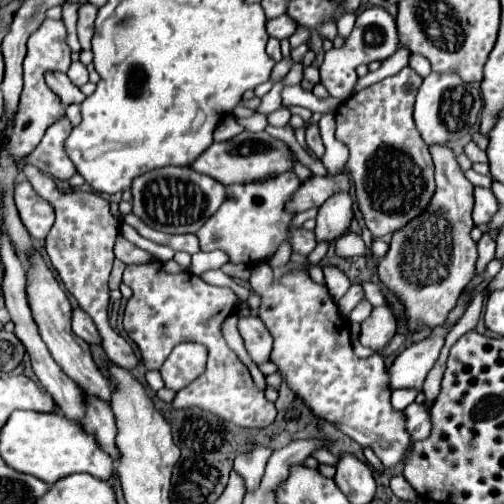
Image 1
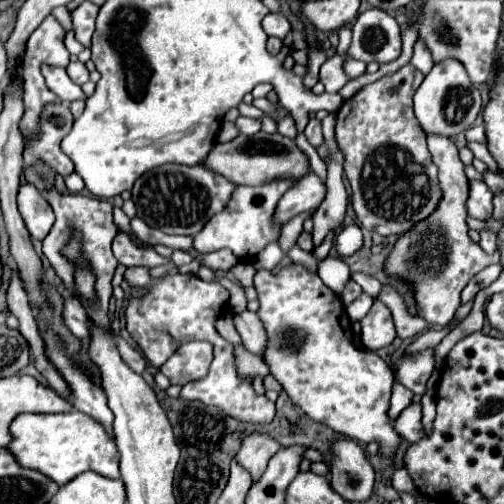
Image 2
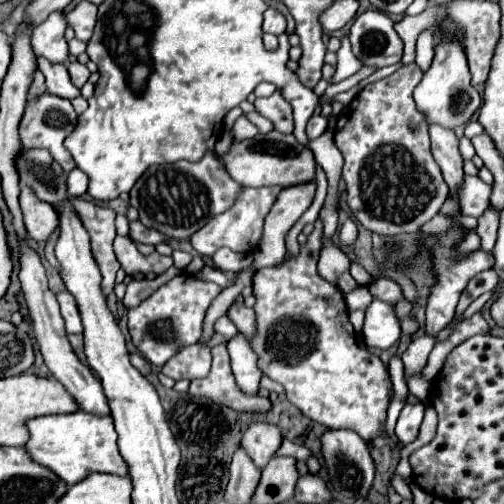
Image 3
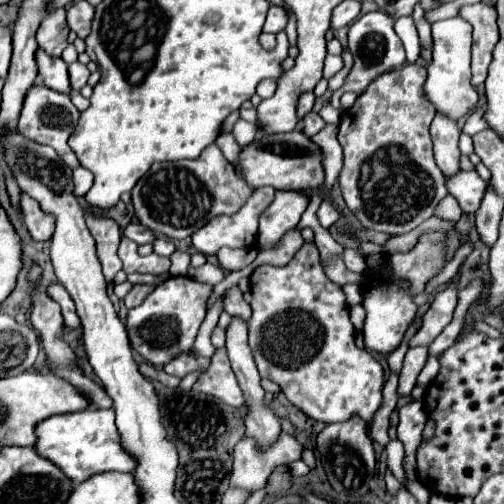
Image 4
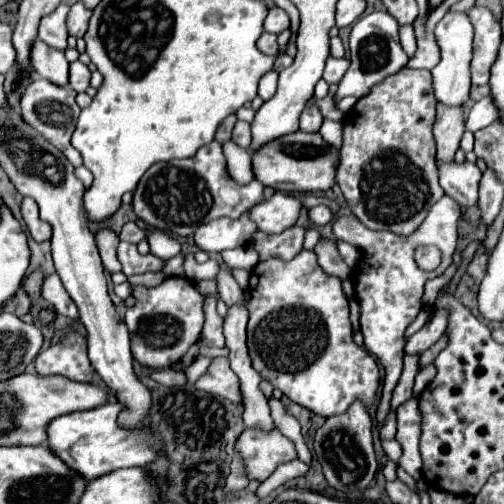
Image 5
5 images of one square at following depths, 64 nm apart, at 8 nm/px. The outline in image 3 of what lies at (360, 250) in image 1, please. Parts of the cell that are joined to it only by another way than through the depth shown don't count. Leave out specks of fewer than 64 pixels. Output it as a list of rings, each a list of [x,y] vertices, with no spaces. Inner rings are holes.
[[[348,219],[341,227],[339,238],[342,247],[350,247],[355,242],[358,235],[356,224]]]

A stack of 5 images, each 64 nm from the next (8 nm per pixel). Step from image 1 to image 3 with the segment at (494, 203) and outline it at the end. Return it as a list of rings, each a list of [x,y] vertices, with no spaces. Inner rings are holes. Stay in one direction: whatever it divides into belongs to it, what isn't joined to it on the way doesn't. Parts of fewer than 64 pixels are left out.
[[[464,176],[462,184],[456,188],[462,214],[478,218],[490,204],[490,192],[492,188],[484,184],[478,176]]]

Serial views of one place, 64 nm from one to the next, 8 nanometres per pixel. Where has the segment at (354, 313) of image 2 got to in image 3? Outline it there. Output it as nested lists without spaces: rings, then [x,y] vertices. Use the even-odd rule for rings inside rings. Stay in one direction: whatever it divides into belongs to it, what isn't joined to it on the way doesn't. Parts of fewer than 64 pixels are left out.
[[[358,286],[355,290],[345,295],[345,302],[349,312],[366,308],[373,297],[367,288]]]

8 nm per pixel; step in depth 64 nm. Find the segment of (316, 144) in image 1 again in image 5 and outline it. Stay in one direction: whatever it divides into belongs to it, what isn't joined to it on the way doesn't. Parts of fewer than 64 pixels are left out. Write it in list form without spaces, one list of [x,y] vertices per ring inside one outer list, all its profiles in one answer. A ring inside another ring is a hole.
[[[316,104],[314,106],[306,106],[302,116],[300,116],[300,130],[302,132],[318,132],[322,122],[324,122],[324,118],[322,118],[320,108]]]

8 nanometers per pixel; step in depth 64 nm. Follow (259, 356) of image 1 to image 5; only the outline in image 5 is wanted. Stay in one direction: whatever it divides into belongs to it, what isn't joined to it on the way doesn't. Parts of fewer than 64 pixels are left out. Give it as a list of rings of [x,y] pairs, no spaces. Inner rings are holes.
[[[220,270],[216,276],[216,286],[226,304],[238,304],[242,300],[242,288],[232,278],[230,270]]]

